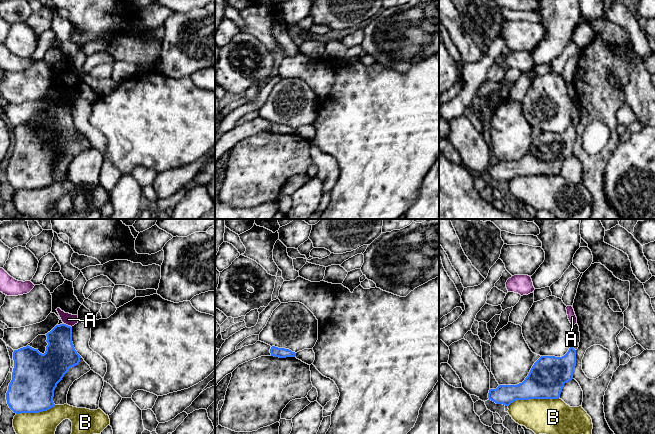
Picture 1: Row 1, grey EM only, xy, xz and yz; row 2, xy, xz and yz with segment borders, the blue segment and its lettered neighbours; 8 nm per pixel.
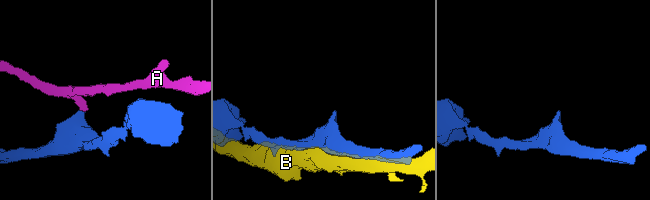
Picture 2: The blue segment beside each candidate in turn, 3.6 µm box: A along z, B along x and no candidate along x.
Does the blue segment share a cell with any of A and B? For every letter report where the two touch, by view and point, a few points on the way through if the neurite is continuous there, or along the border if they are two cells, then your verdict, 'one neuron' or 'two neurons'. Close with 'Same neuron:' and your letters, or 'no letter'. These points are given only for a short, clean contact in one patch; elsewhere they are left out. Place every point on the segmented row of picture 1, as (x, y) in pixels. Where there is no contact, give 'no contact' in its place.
A: xy (67, 325) | along xy (64, 323), (71, 327) | two neurons
B: yz (533, 398) | two neurons
Same neuron: no letter

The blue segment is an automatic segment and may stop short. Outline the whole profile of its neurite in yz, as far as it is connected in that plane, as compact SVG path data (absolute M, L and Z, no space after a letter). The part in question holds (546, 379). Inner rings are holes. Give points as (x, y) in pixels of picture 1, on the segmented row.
M571 346L562 357L541 356L528 376L517 385L499 385L490 389L489 400L509 406L516 400L558 399L564 384L573 379L576 350Z

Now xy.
M56 325L46 334L48 345L44 354L30 346L14 350L12 380L6 393L9 408L16 414L39 413L54 407L54 390L71 367L79 364L81 356L72 342L72 327Z

